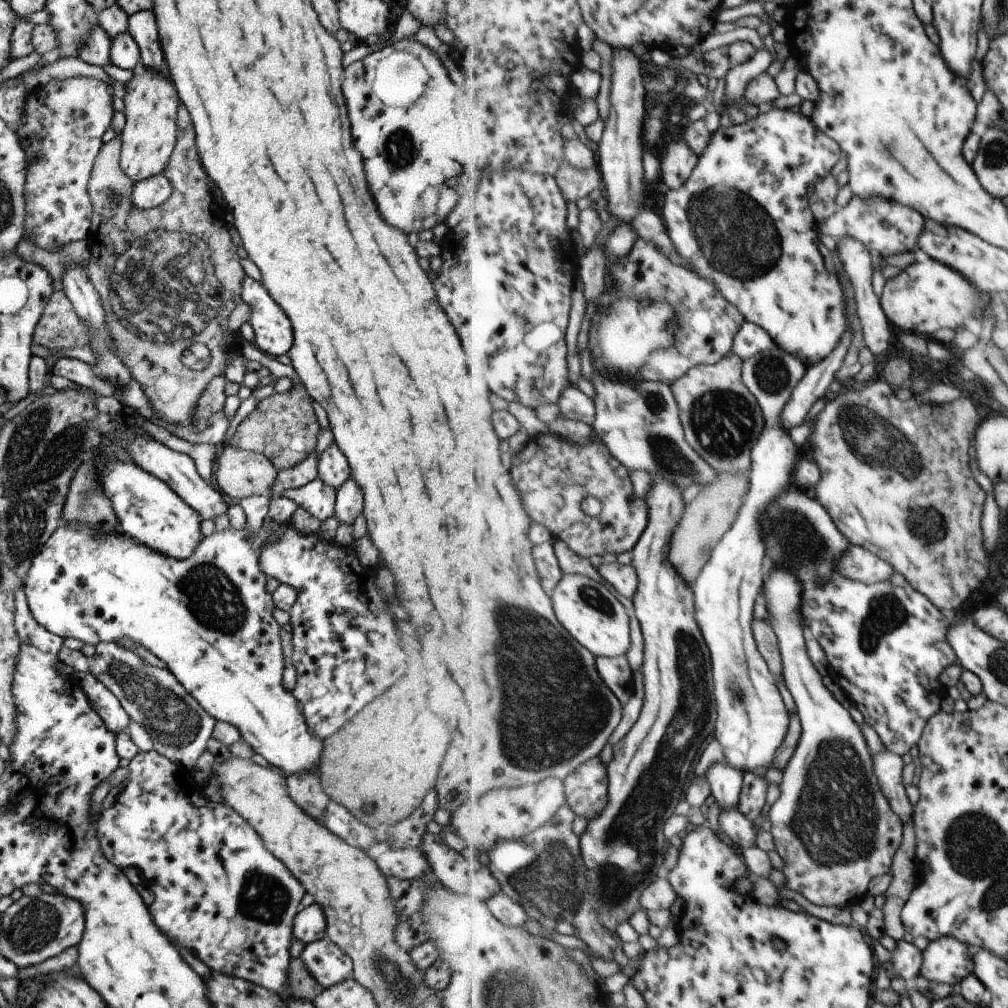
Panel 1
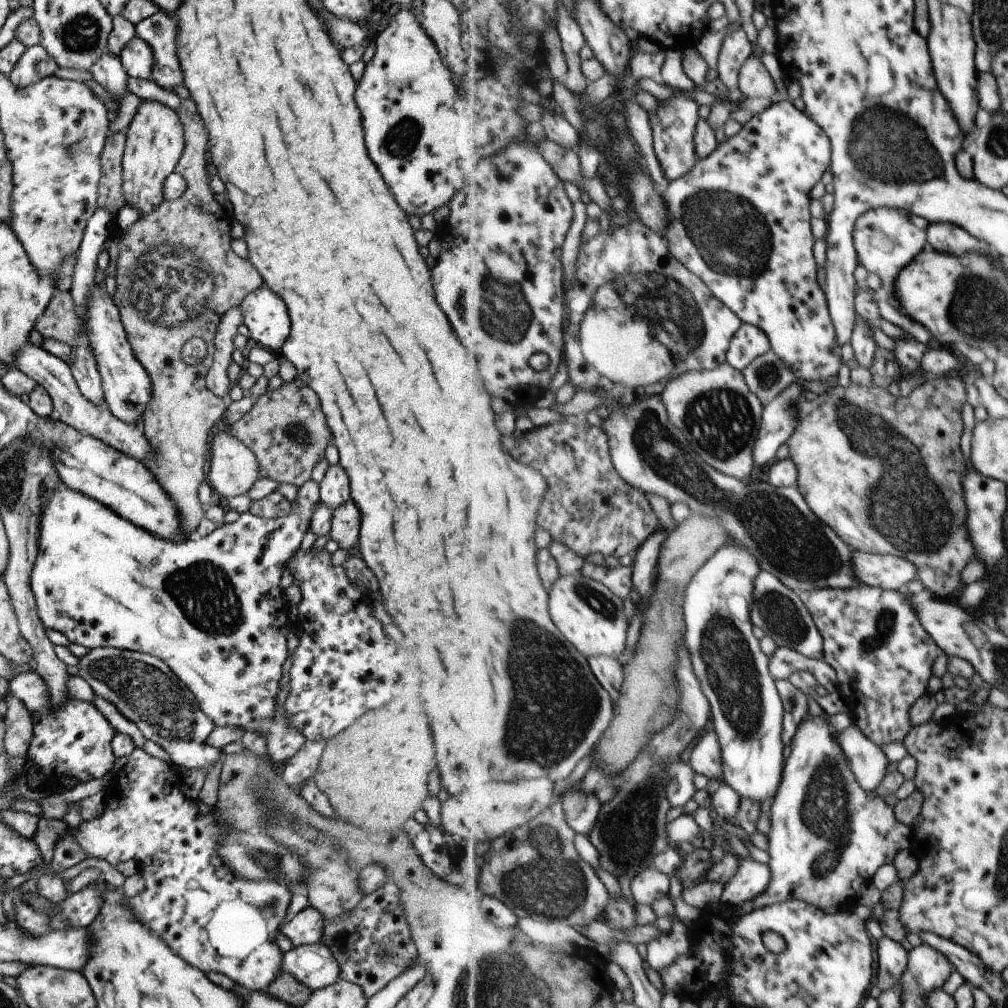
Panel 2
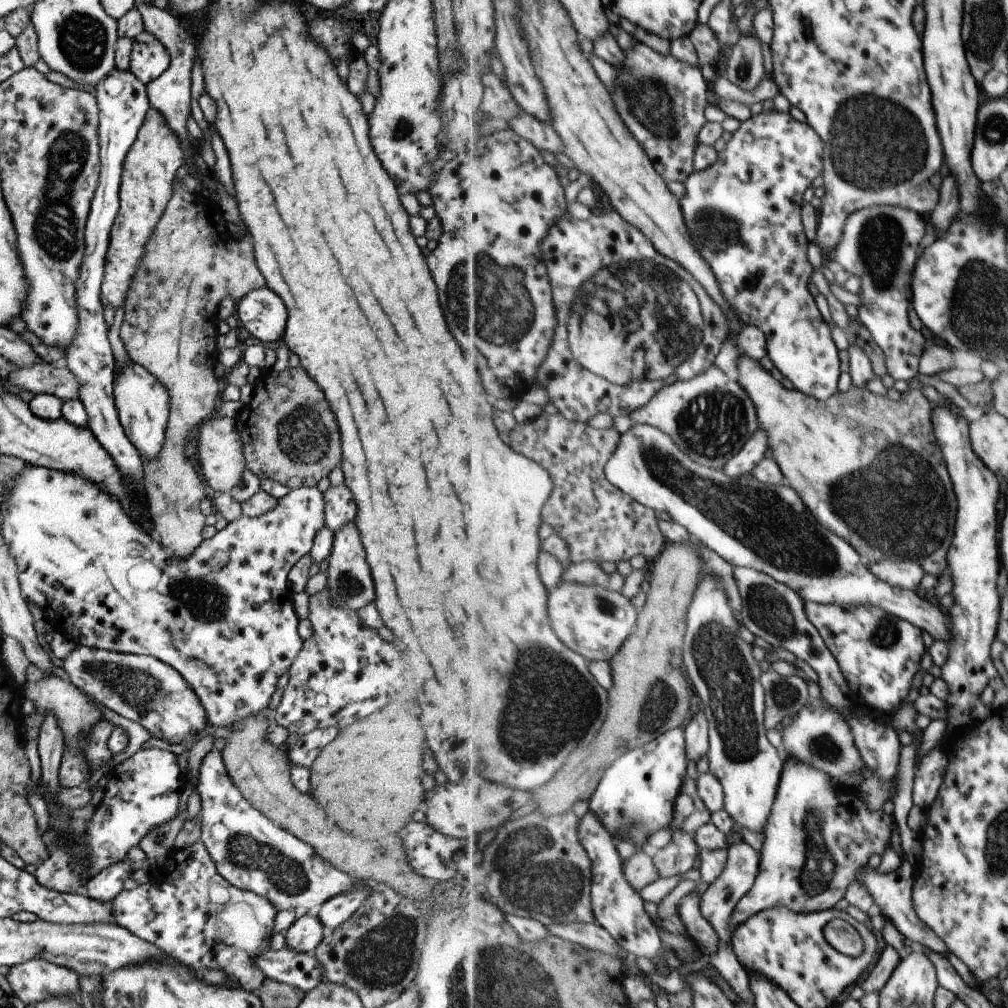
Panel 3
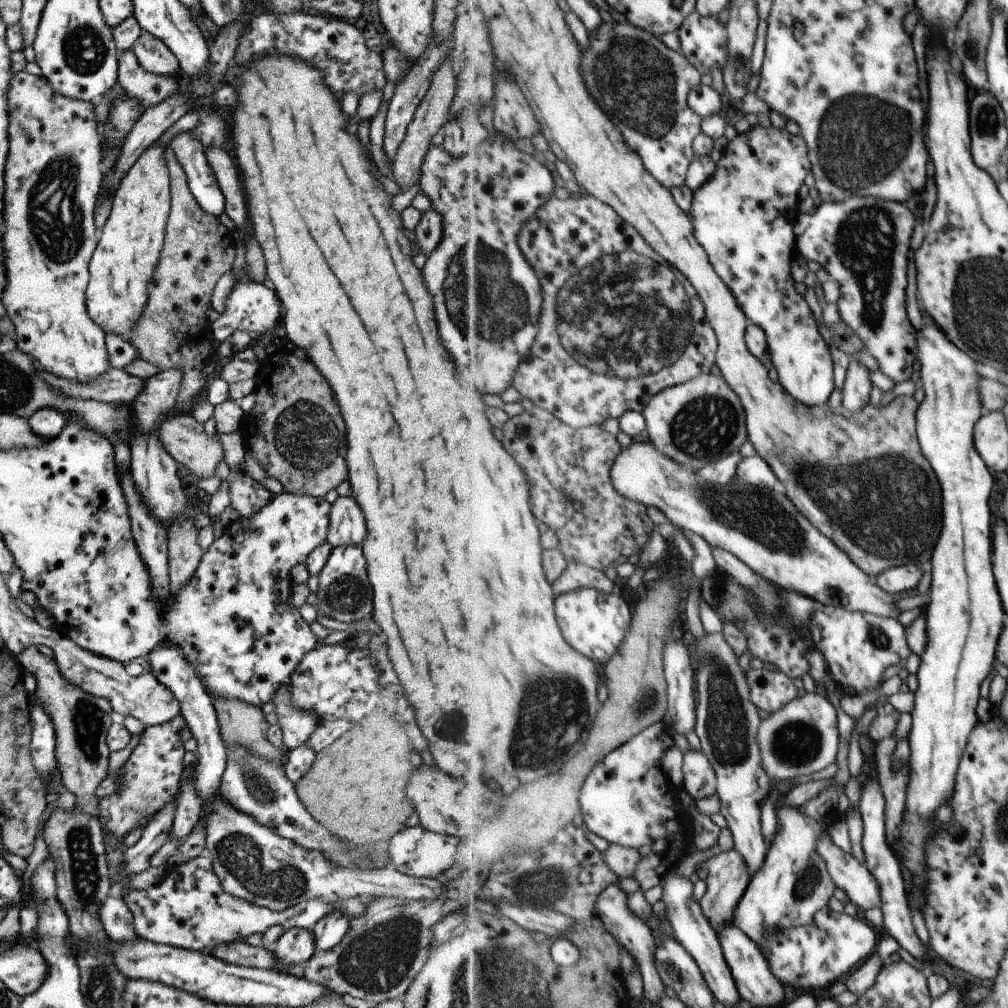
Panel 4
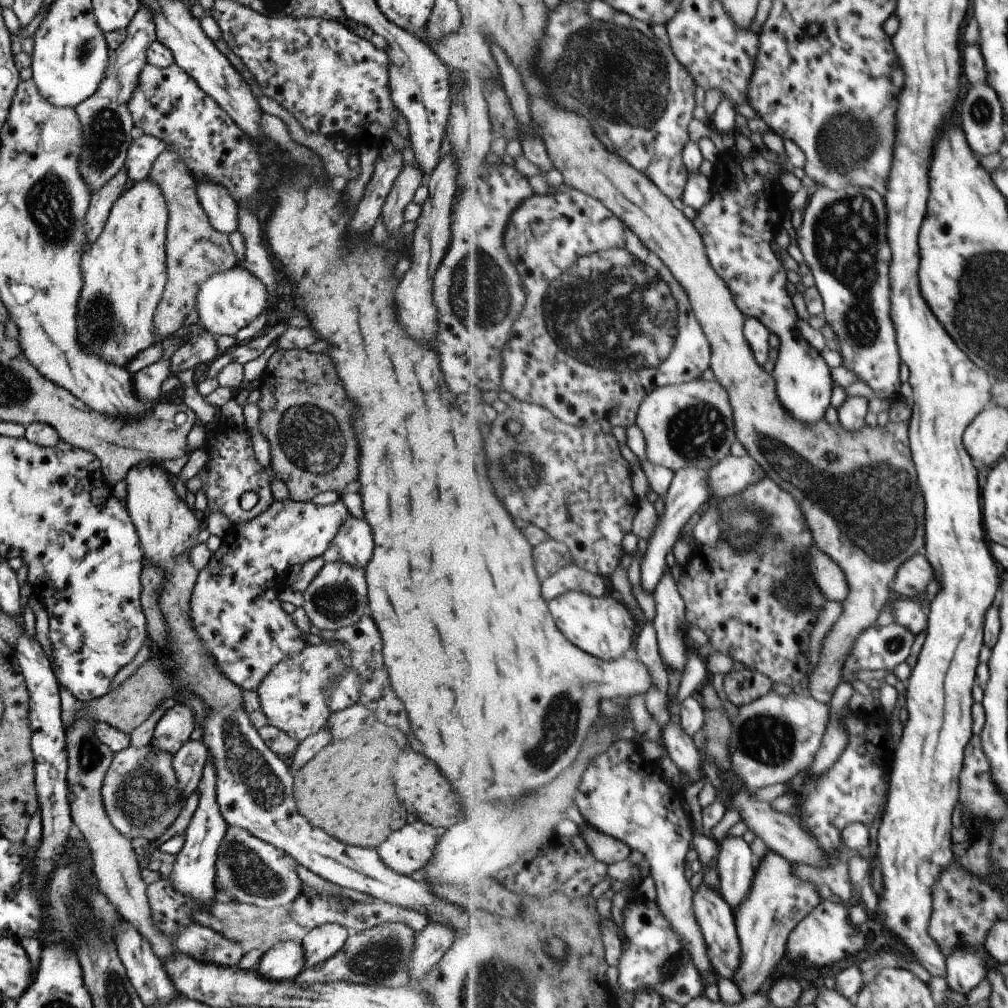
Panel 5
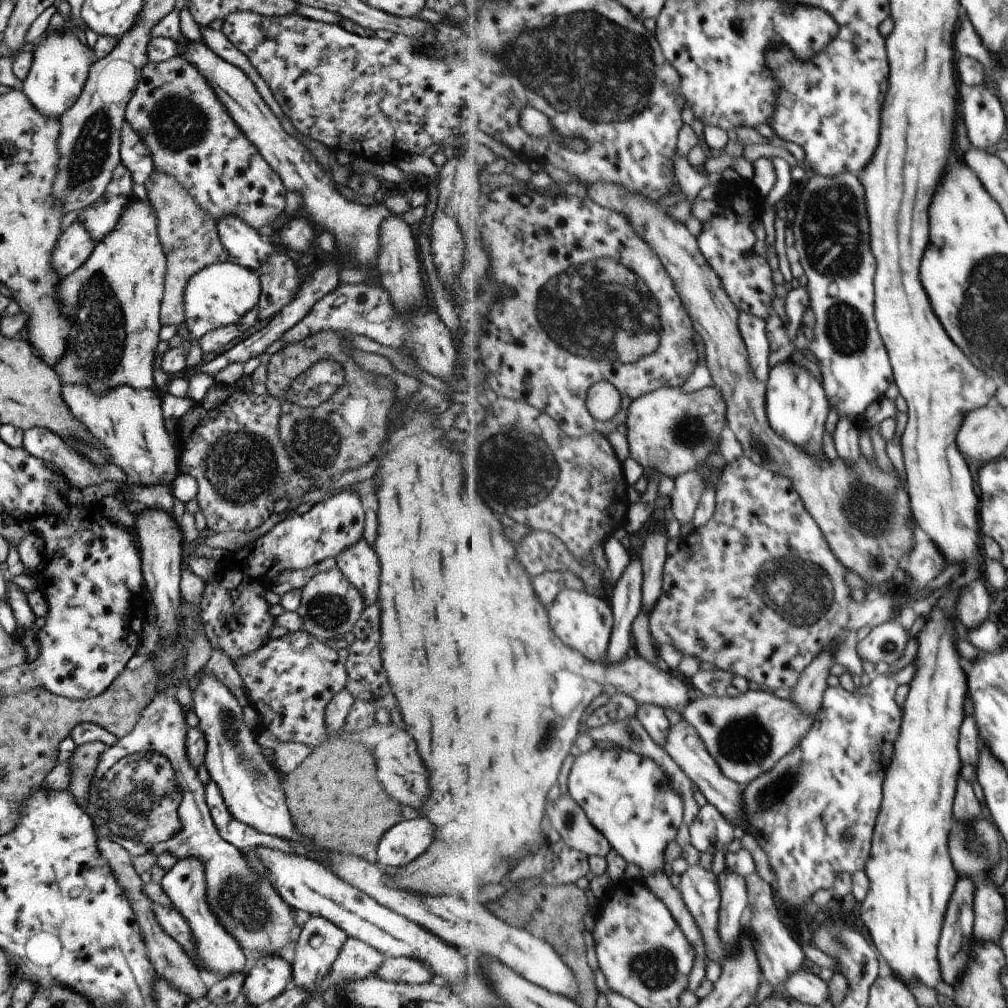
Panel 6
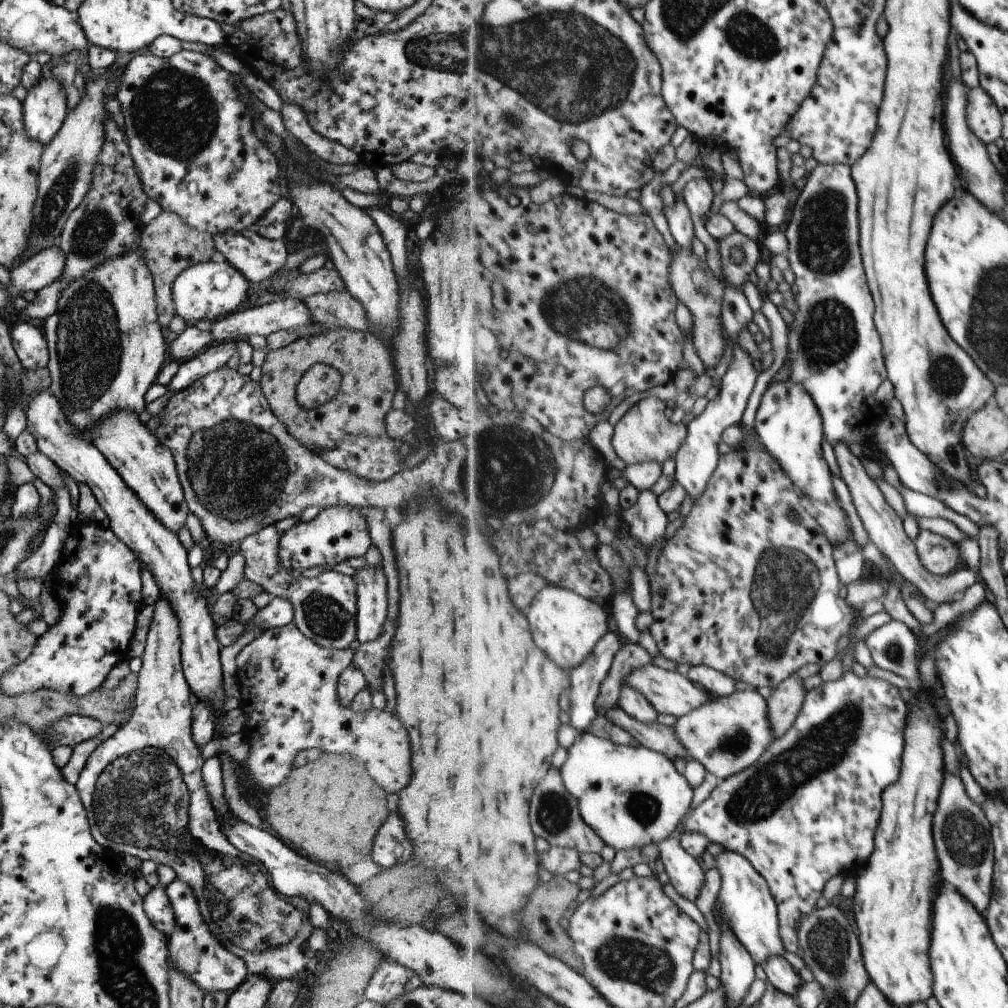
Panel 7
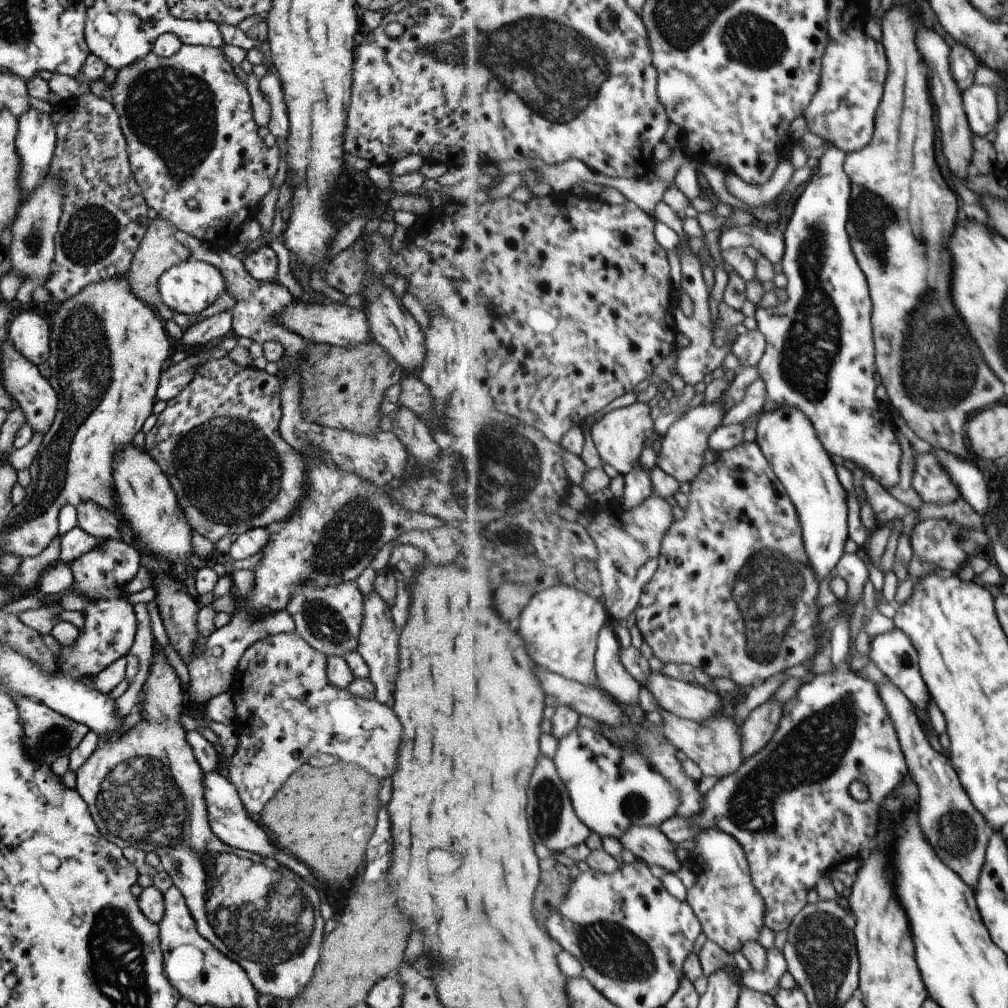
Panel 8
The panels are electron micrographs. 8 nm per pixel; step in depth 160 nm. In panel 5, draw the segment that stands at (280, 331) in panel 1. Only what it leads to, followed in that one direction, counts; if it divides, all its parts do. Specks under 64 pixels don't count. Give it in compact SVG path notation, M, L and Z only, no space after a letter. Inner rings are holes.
M242 265L231 266L228 270L211 274L205 278L195 292L197 322L208 334L234 336L267 308L267 292L263 284Z

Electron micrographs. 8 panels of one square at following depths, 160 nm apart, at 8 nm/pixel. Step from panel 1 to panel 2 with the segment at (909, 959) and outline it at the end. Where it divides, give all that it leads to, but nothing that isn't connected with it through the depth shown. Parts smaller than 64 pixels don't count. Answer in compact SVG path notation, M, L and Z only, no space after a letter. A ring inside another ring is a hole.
M884 936L877 942L879 948L879 981L882 990L894 988L902 982L909 965L909 954L903 944Z

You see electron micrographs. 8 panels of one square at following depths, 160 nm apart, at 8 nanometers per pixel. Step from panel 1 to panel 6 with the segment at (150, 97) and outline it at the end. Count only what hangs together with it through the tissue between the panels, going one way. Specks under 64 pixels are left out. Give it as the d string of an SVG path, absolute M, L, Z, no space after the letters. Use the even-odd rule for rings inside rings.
M135 198L119 213L115 226L94 244L87 260L58 284L56 297L60 302L59 310L70 324L65 354L51 367L61 384L79 384L83 381L96 395L117 385L139 390L153 388L154 348L159 341L158 312L166 271L157 223L150 203Z

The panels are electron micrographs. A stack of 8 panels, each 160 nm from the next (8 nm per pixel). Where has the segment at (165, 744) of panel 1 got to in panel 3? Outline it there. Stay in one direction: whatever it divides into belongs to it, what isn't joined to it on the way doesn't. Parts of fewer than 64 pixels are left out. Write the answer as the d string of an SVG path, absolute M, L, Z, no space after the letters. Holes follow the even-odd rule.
M77 645L62 661L61 670L67 674L67 681L82 694L95 703L103 704L115 714L139 724L149 734L153 734L155 739L171 742L173 749L187 750L189 745L197 741L199 732L207 726L204 710L185 680L171 666L153 656L117 653ZM215 749L205 754L203 760L201 760L195 792L201 799L201 809L198 814L200 824L199 841L211 858L216 872L228 884L247 892L253 892L255 896L265 898L276 911L285 911L297 907L309 910L313 906L323 905L329 898L333 898L337 894L353 890L353 886L357 886L357 884L366 883L359 878L355 878L355 876L348 876L345 872L337 870L335 866L331 866L331 862L316 856L309 844L297 840L295 836L278 828L273 822L264 818L261 812L254 810L227 777L220 752Z

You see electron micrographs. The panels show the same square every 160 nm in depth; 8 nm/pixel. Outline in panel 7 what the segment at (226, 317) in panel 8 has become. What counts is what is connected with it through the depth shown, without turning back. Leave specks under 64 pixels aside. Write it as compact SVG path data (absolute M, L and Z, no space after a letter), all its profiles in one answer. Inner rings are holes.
M188 325L181 334L170 342L169 354L178 363L186 361L210 346L211 340L209 331L201 332L192 325Z

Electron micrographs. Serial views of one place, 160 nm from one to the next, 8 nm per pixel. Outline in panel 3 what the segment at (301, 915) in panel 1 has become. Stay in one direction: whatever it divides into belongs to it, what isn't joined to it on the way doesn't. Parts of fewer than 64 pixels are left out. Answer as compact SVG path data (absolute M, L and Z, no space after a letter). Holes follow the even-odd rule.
M301 916L284 933L285 947L299 953L312 953L323 938L323 928L317 917Z

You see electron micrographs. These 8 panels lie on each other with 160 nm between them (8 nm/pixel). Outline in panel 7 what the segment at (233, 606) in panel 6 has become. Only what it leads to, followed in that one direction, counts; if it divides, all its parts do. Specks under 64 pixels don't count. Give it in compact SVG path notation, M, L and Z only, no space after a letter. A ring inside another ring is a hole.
M335 505L321 509L311 520L295 523L278 537L278 563L290 572L292 569L302 574L313 569L325 568L347 558L355 558L365 553L370 545L370 534L364 511L351 505Z

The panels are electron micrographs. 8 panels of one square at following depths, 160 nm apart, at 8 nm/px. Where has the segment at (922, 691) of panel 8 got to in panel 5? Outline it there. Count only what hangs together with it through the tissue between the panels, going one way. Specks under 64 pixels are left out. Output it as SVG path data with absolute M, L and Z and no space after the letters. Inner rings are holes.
M895 621L882 628L876 625L867 628L845 662L842 681L854 679L850 669L891 671L911 656L913 642L915 634Z

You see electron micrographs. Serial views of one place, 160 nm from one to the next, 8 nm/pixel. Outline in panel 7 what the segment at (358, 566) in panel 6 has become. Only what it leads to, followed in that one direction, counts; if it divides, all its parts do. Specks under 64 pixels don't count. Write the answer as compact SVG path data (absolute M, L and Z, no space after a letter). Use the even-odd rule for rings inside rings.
M365 564L363 567L355 570L351 577L356 588L356 636L359 643L373 640L383 626L386 617L386 578L380 565L371 567Z

